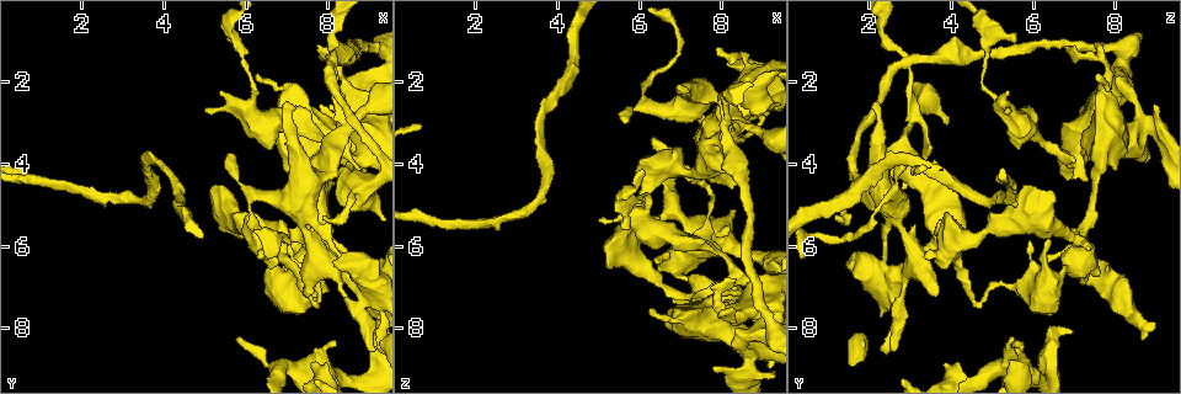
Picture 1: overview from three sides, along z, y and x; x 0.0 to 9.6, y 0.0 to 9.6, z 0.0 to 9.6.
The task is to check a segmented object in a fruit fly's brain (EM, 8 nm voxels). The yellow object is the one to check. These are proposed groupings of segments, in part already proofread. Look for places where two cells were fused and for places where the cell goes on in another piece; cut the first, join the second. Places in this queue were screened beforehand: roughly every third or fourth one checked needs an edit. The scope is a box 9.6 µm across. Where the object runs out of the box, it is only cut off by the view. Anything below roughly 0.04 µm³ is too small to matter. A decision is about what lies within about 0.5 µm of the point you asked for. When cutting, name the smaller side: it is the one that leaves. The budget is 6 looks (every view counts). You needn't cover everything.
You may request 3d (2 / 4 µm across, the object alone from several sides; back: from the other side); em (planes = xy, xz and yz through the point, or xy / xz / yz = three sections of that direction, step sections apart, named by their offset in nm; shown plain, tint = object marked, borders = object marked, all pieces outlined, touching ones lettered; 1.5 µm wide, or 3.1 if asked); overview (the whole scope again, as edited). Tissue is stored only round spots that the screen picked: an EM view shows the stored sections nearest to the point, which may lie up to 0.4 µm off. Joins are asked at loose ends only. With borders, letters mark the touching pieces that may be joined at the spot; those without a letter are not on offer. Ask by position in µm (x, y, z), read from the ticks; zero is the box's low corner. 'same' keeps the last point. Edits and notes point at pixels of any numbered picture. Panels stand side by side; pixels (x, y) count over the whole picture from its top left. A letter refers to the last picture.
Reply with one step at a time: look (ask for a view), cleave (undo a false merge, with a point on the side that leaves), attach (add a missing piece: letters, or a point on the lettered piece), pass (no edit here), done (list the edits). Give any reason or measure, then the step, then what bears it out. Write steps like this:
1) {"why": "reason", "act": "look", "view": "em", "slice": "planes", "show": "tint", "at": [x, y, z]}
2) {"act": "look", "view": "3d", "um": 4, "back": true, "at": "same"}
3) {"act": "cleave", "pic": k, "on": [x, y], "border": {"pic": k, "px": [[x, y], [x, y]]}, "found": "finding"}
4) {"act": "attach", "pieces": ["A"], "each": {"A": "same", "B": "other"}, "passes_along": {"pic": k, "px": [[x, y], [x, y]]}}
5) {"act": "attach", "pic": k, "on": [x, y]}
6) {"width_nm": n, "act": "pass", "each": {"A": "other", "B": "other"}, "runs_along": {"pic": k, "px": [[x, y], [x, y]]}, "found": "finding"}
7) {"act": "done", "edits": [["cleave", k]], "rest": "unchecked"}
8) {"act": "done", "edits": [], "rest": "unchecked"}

{"act": "look", "view": "em", "slice": "xy", "step": 4, "show": "borders", "at": [8.40, 1.25, 6.75]}

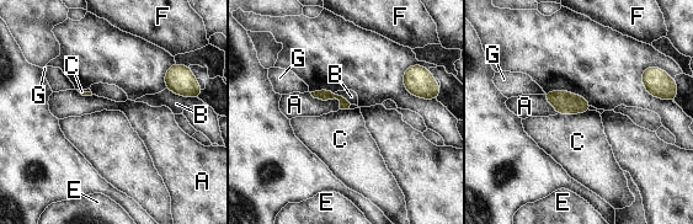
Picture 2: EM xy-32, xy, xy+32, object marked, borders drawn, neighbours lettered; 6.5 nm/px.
{"act": "look", "view": "em", "slice": "planes", "show": "borders", "at": "same"}

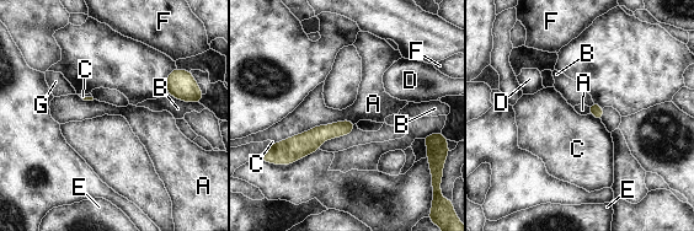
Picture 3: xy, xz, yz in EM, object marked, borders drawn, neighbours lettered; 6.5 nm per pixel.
{"act": "pass", "each": {"A": "other", "B": "other", "C": "other", "D": "other", "E": "other", "F": "other", "G": "other"}, "found": "none of them fits"}

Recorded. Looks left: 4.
{"why": "sudden change in width", "act": "look", "view": "3d", "um": 4, "at": [8.05, 1.45, 3.05]}

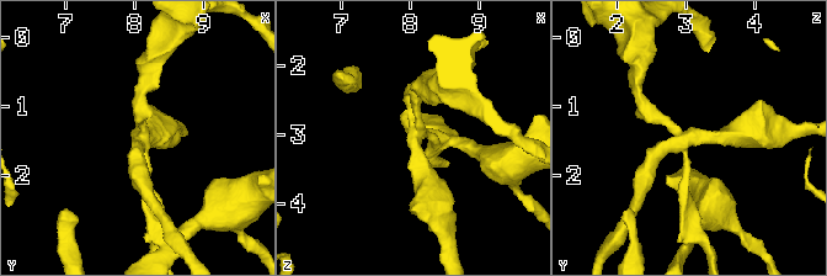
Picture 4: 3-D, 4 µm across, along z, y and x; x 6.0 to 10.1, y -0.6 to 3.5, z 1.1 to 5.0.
{"why": "need the tissue", "act": "look", "view": "em", "slice": "planes", "show": "tint", "at": [8.10, 1.45, 3.00]}

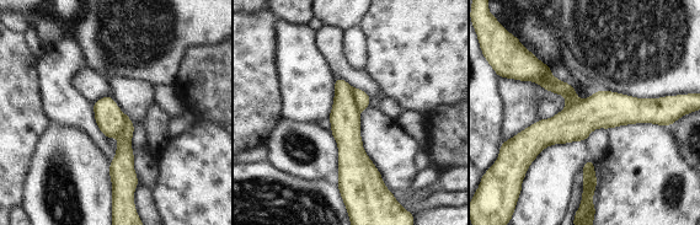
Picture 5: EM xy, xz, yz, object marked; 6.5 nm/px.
{"why": "what lies round it", "act": "look", "view": "em", "slice": "planes", "show": "borders", "at": "same"}

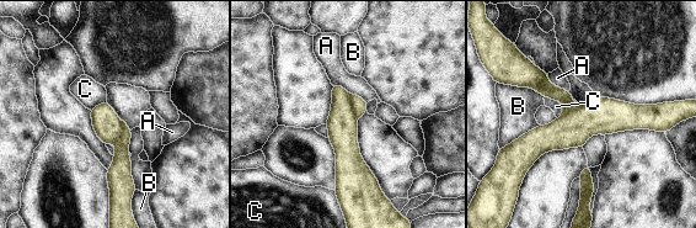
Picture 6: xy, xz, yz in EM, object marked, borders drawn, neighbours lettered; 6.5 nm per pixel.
{"act": "cleave", "pic": 6, "on": [359, 106], "each": {"A": "other", "B": "other", "C": "other"}, "border": {"pic": 6, "px": [[349, 94], [349, 107], [355, 118]]}, "found": "two cells meet here"}

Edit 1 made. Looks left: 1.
{"why": "an open end", "act": "look", "view": "em", "slice": "planes", "show": "borders", "at": [7.00, 2.50, 2.20]}

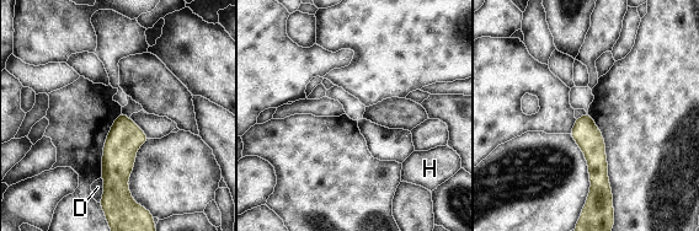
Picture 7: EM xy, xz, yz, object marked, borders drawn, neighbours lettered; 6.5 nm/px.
{"act": "pass", "each": {"D": "other", "H": "other"}, "border": {"pic": 7, "px": [[100, 178], [103, 186], [101, 200]]}, "found": "no lettered piece goes on from it"}

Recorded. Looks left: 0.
{"act": "done", "edits": [["cleave", 6]], "rest": "unchecked"}

